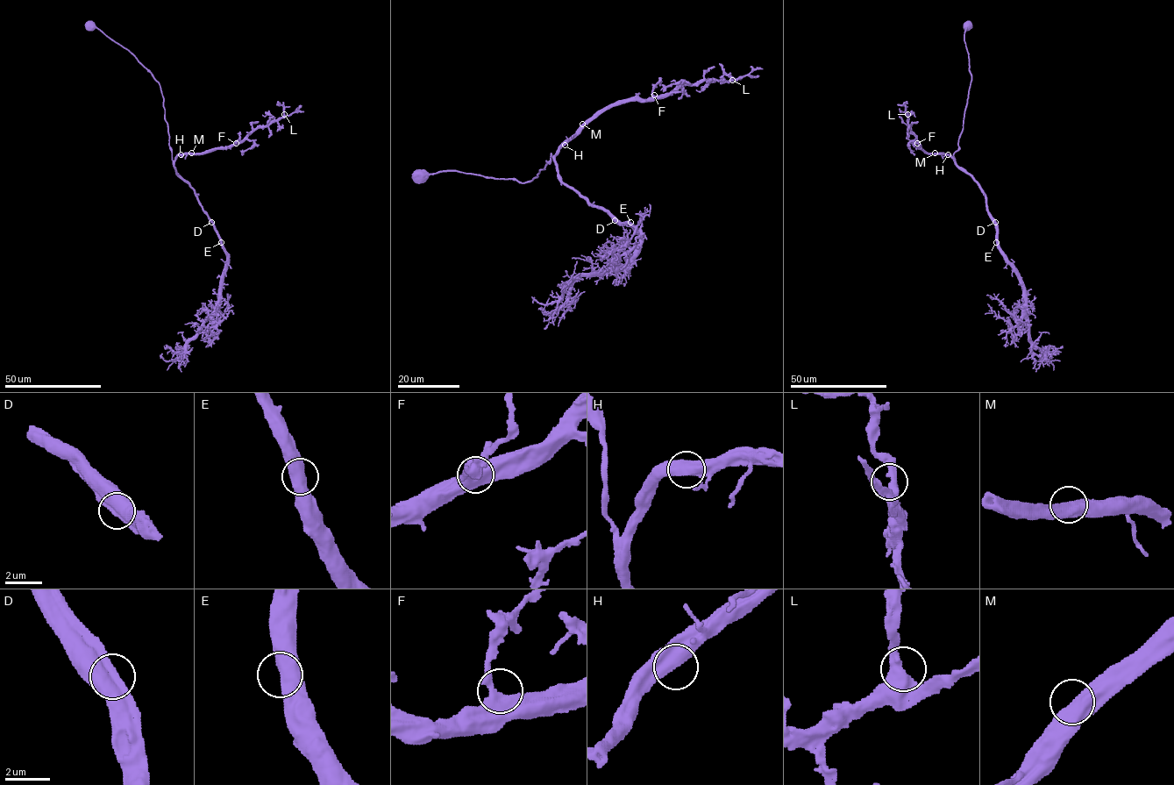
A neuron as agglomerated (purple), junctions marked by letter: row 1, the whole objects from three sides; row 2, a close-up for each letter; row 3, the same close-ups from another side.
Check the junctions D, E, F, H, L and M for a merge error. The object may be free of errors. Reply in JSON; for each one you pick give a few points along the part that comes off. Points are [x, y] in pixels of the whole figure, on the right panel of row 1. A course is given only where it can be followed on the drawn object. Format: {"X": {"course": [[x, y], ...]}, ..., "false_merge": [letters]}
{"false_merge": []}

